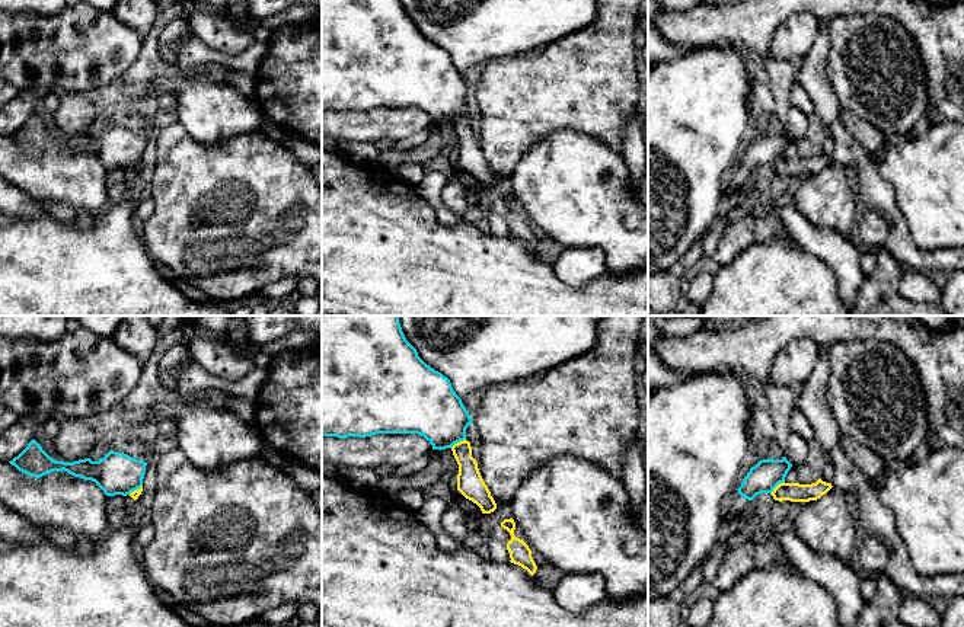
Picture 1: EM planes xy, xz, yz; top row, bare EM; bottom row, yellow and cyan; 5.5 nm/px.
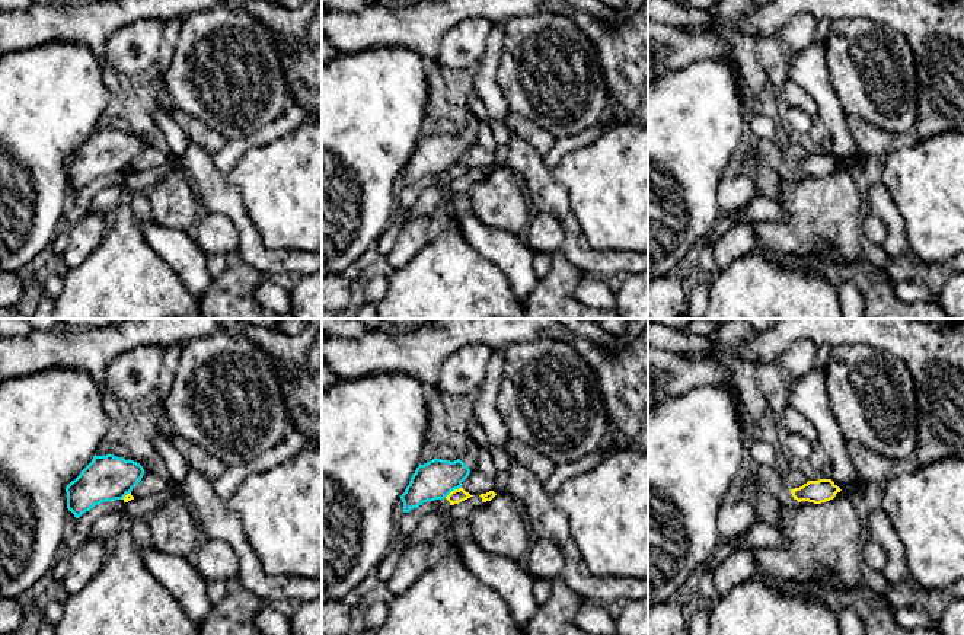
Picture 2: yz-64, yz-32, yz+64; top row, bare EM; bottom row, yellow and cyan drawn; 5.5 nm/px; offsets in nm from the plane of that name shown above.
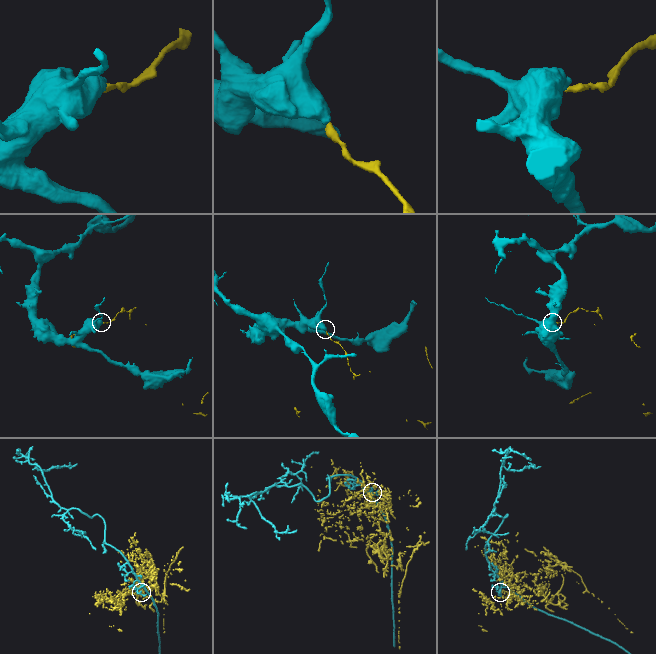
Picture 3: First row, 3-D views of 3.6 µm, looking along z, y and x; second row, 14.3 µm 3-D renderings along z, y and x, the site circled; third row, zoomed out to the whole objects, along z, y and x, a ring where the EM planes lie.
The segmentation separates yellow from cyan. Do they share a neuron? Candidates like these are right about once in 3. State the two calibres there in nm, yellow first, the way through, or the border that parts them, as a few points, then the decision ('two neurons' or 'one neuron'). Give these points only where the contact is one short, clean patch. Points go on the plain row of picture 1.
calibres 110 and 170 nm; border yz (784, 154), (771, 168); two neurons

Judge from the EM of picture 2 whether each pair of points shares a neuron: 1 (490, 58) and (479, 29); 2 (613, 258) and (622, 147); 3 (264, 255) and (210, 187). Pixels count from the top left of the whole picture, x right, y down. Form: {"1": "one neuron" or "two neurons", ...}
{"1": "two neurons", "2": "two neurons", "3": "one neuron"}

